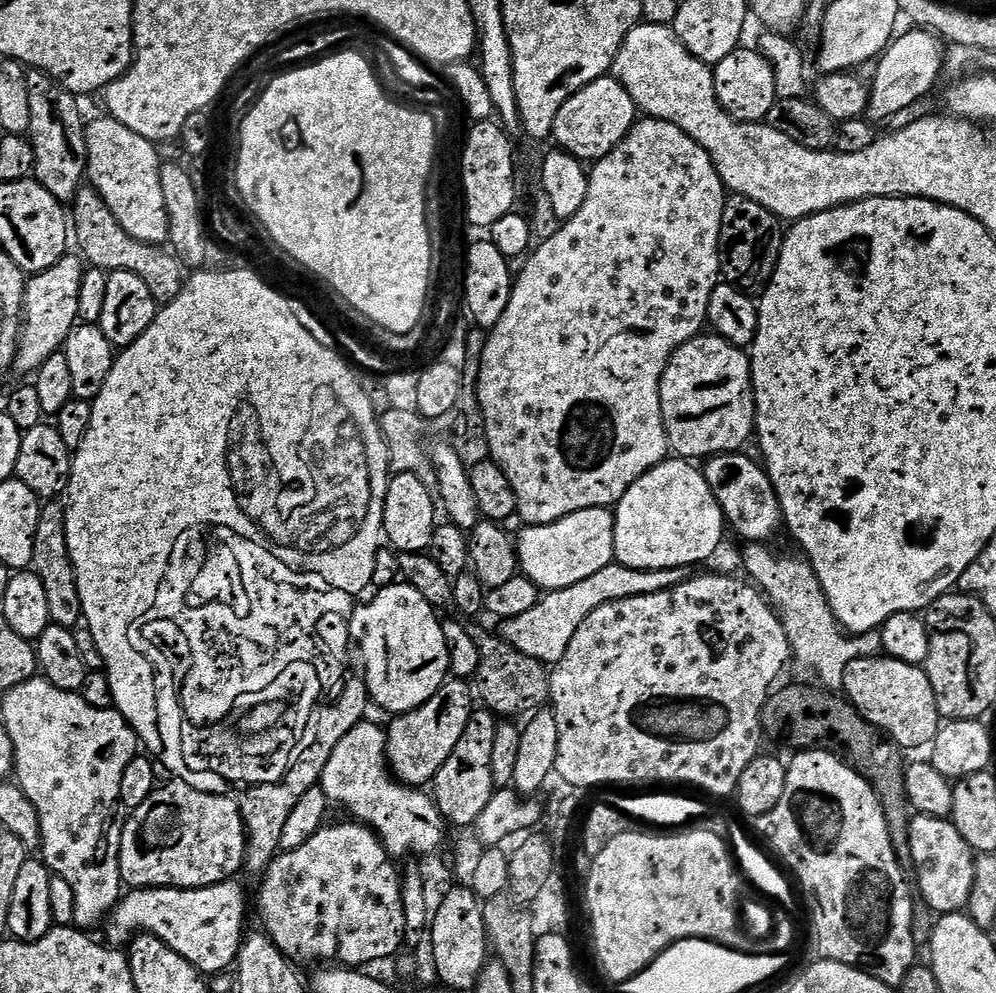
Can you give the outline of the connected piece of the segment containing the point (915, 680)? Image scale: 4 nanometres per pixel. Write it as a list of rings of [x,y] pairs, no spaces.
[[[887,654],[866,656],[846,666],[842,692],[872,725],[901,749],[931,745],[941,730],[942,717],[938,702],[934,702],[934,686],[930,686],[923,667],[894,660]]]

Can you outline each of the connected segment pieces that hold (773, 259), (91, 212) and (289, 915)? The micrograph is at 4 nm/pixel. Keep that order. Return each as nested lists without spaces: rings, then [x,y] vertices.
[[[729,195],[722,210],[720,231],[720,274],[727,283],[734,284],[749,294],[763,293],[772,280],[780,261],[780,247],[785,233],[780,232],[782,221],[766,206],[745,196]]]
[[[84,186],[76,193],[75,200],[71,201],[70,204],[70,228],[74,233],[75,247],[76,244],[80,247],[78,249],[79,255],[91,267],[101,268],[108,273],[129,272],[130,274],[138,274],[138,278],[142,278],[142,282],[146,282],[146,286],[150,286],[150,294],[154,294],[157,305],[168,304],[174,298],[178,298],[178,294],[184,289],[186,268],[185,265],[181,264],[180,259],[167,247],[159,244],[147,244],[130,234],[126,234],[126,230],[122,230],[118,218],[114,218],[114,214],[110,214],[110,206],[106,206],[106,202],[96,193],[95,188]]]
[[[329,823],[302,842],[302,846],[289,852],[281,851],[263,873],[261,880],[264,881],[260,884],[262,928],[287,960],[324,960],[320,962],[335,962],[356,970],[375,960],[395,957],[401,951],[400,939],[406,936],[400,897],[401,873],[396,873],[393,857],[389,856],[384,843],[367,824],[347,823]]]

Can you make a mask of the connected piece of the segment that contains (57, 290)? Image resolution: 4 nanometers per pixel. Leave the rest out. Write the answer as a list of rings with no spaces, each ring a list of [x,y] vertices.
[[[66,254],[57,264],[44,272],[35,273],[25,283],[20,346],[16,350],[14,365],[17,373],[35,373],[42,366],[42,362],[50,358],[50,354],[63,349],[70,330],[78,323],[78,290],[82,290],[85,271],[85,261],[79,255]]]

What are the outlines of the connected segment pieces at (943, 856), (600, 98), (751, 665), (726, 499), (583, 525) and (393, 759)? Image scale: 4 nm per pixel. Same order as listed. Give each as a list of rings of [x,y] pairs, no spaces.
[[[913,815],[910,826],[910,854],[916,872],[918,890],[936,914],[964,912],[970,902],[970,886],[974,886],[974,862],[977,853],[962,838],[951,819]]]
[[[609,74],[598,78],[594,82],[590,82],[582,90],[578,90],[570,99],[562,106],[562,110],[558,110],[558,118],[554,118],[554,130],[551,134],[553,141],[557,140],[559,147],[563,151],[568,152],[581,162],[595,162],[600,160],[606,154],[610,154],[610,150],[614,150],[626,138],[626,134],[632,125],[638,119],[638,109],[636,103],[626,89],[616,81],[615,76]]]
[[[693,574],[686,582],[682,582],[678,586],[674,586],[665,592],[631,596],[625,600],[615,600],[606,606],[598,606],[598,610],[594,610],[590,614],[590,618],[586,618],[586,622],[582,622],[582,626],[578,626],[578,634],[574,634],[574,638],[570,638],[570,646],[566,646],[566,654],[562,654],[562,658],[554,665],[550,672],[550,711],[556,716],[556,721],[558,722],[558,758],[556,759],[555,775],[557,777],[561,776],[566,783],[573,784],[571,787],[576,790],[583,790],[582,788],[600,788],[603,784],[616,784],[612,786],[680,786],[676,784],[693,784],[693,786],[696,787],[693,789],[699,790],[709,797],[731,797],[736,791],[736,787],[742,778],[742,774],[746,770],[746,766],[750,766],[750,762],[756,759],[758,753],[761,751],[760,711],[762,711],[763,708],[765,711],[766,705],[770,700],[770,693],[774,688],[772,683],[779,678],[780,671],[782,671],[787,664],[790,664],[791,654],[792,645],[788,643],[788,635],[784,629],[784,623],[780,621],[776,609],[768,603],[764,593],[761,592],[759,588],[753,586],[747,579],[741,578],[741,580],[739,580],[736,576],[700,576],[700,574]]]
[[[729,454],[726,456],[711,457],[703,465],[702,471],[714,498],[718,502],[720,509],[724,511],[724,518],[729,529],[732,528],[741,536],[744,542],[768,542],[773,538],[779,528],[782,528],[782,517],[780,514],[780,503],[778,494],[772,485],[772,479],[768,477],[767,471],[759,463],[756,464],[745,454]]]
[[[606,508],[578,510],[558,522],[521,527],[515,541],[518,568],[541,590],[569,588],[598,570],[606,570],[616,558],[614,550],[615,515]]]
[[[455,678],[445,681],[443,687],[432,695],[422,706],[409,712],[401,712],[395,717],[392,725],[387,725],[388,750],[386,759],[395,779],[410,788],[423,789],[436,779],[438,770],[454,754],[454,746],[458,746],[458,738],[462,738],[462,730],[466,730],[466,722],[470,722],[474,711],[473,687],[463,680]]]

